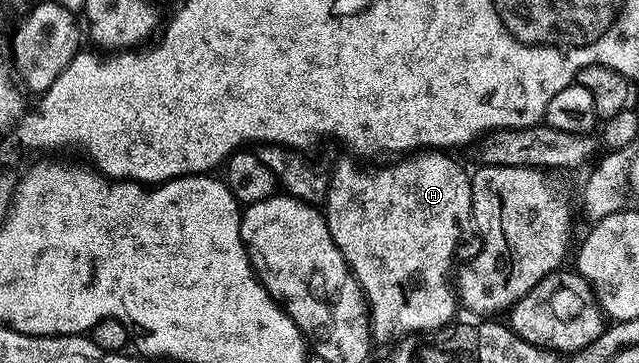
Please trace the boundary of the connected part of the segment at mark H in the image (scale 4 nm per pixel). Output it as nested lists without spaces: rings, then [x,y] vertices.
[[[417,152],[394,162],[394,166],[381,166],[378,170],[360,170],[349,162],[339,163],[337,171],[329,174],[329,191],[323,203],[331,240],[335,240],[365,295],[374,343],[393,344],[402,338],[424,336],[454,321],[459,299],[451,281],[453,257],[461,238],[461,222],[468,223],[473,213],[470,175],[453,156],[445,152]]]

